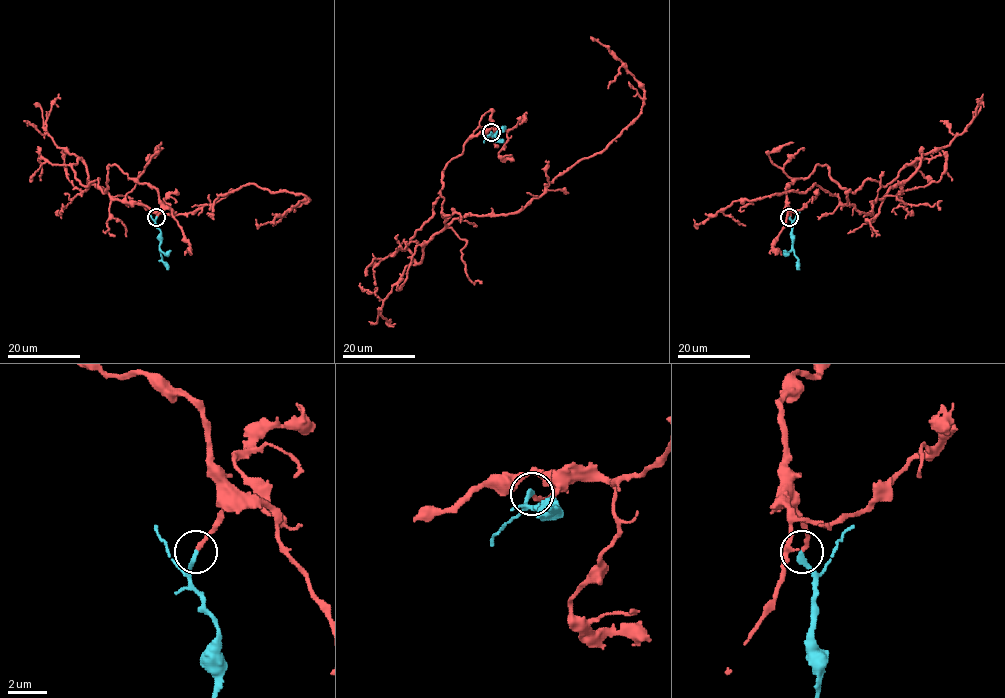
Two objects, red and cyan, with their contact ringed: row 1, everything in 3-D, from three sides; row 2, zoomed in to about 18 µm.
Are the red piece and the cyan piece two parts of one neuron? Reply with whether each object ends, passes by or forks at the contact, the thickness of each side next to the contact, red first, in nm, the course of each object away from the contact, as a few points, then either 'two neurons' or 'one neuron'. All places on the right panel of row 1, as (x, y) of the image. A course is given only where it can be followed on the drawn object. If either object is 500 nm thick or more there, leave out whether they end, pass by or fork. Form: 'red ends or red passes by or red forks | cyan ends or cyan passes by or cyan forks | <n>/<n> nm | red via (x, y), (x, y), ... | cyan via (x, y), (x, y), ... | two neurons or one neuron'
red ends | cyan ends | 200/280 nm | red via (790, 217), (786, 186), (818, 164), (854, 192), (920, 160), (871, 214), (815, 183), (693, 219) | cyan via (790, 217), (797, 269) | one neuron

